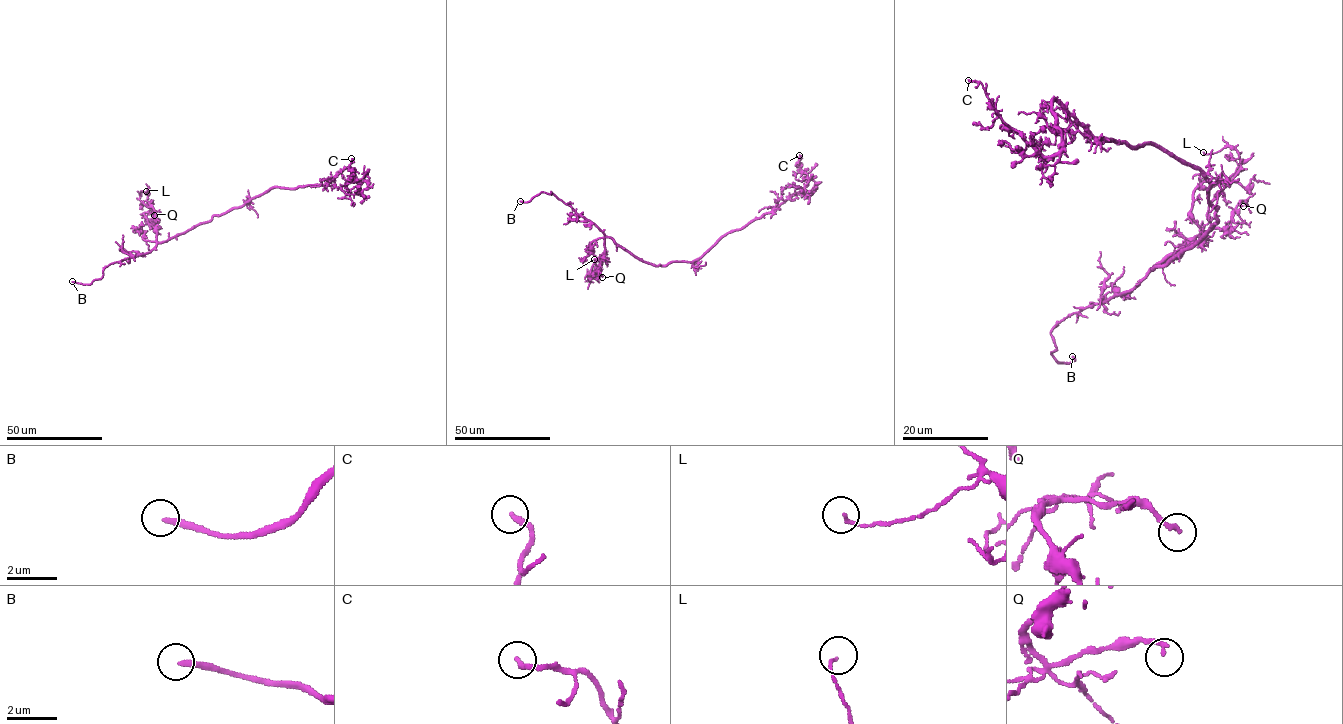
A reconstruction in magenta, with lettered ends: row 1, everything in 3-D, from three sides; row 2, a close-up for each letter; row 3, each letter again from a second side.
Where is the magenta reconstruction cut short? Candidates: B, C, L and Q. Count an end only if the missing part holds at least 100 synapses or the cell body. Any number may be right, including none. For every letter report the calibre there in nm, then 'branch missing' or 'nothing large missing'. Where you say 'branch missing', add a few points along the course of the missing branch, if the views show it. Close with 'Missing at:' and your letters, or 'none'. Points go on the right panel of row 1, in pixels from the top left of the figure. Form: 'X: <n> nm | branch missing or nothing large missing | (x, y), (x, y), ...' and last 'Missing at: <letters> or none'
B: 240 nm | branch missing | (1072, 356), (1088, 340), (1098, 343)
C: 200 nm | nothing large missing
L: 110 nm | nothing large missing
Q: 180 nm | nothing large missing
Missing at: B

